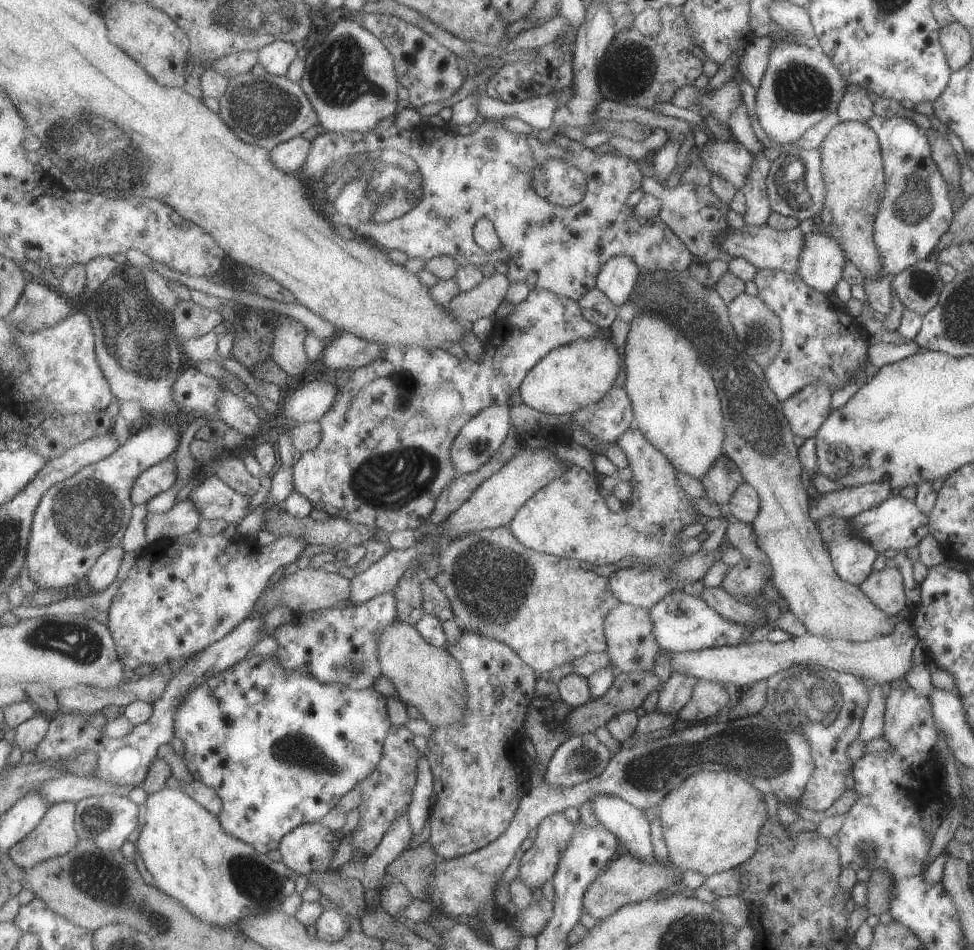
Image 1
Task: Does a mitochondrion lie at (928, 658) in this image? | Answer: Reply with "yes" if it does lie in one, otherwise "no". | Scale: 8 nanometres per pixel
no

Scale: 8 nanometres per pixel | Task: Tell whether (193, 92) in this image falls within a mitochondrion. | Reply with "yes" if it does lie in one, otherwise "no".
no

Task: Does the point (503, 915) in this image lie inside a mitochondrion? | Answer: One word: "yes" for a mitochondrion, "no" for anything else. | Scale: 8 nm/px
no

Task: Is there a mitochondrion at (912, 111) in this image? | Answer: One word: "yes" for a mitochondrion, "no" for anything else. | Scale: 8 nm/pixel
no

